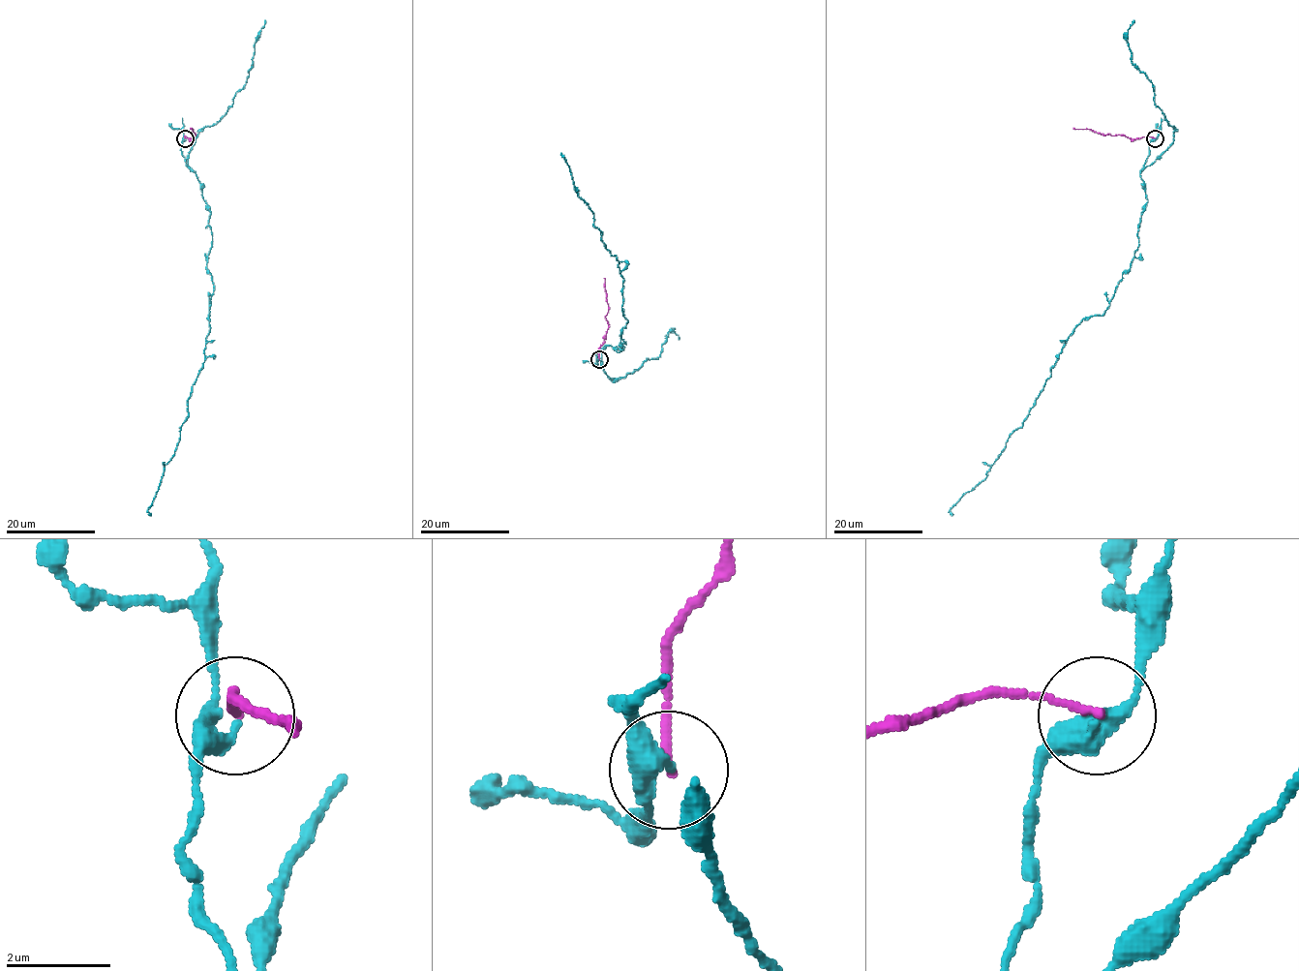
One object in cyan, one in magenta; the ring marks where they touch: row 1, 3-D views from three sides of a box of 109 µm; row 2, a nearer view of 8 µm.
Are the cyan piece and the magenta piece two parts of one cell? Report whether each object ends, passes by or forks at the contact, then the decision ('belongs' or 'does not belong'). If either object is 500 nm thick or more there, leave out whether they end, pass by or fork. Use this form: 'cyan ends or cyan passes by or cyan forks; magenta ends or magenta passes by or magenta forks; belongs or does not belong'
cyan passes by; magenta ends; does not belong

